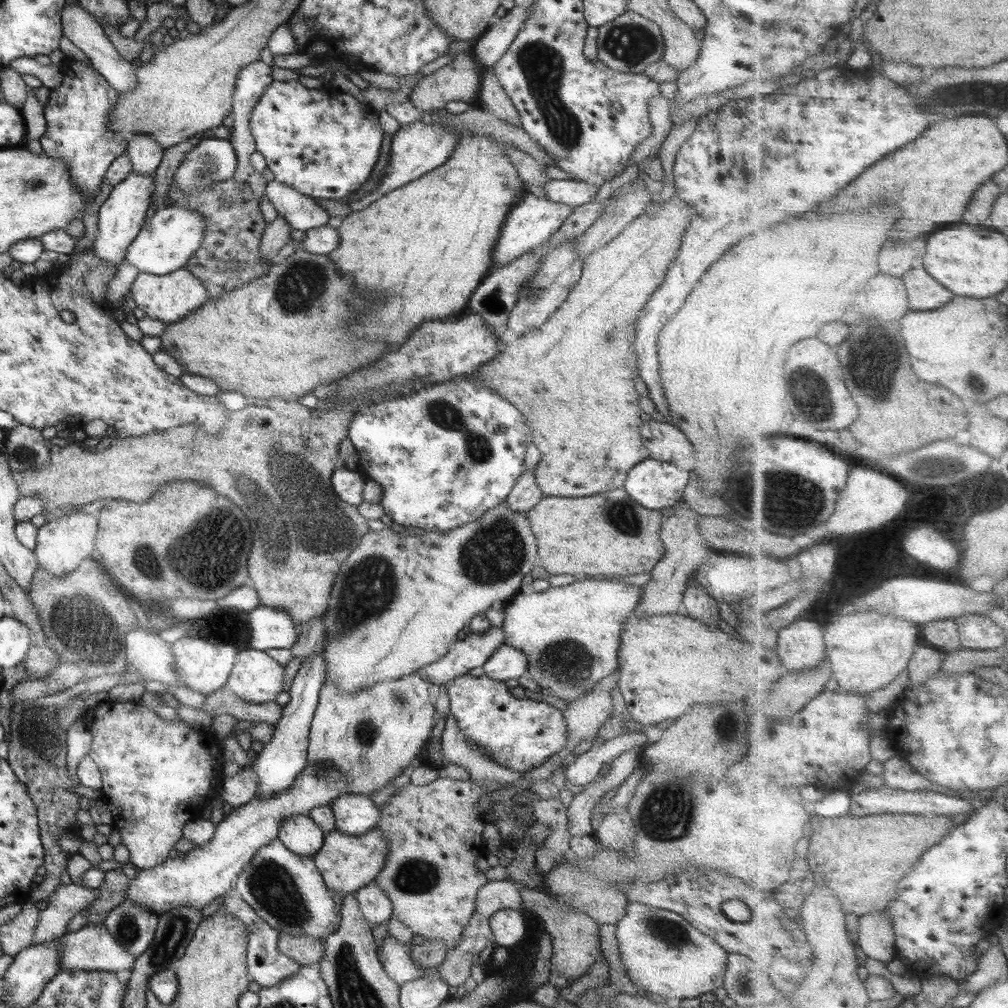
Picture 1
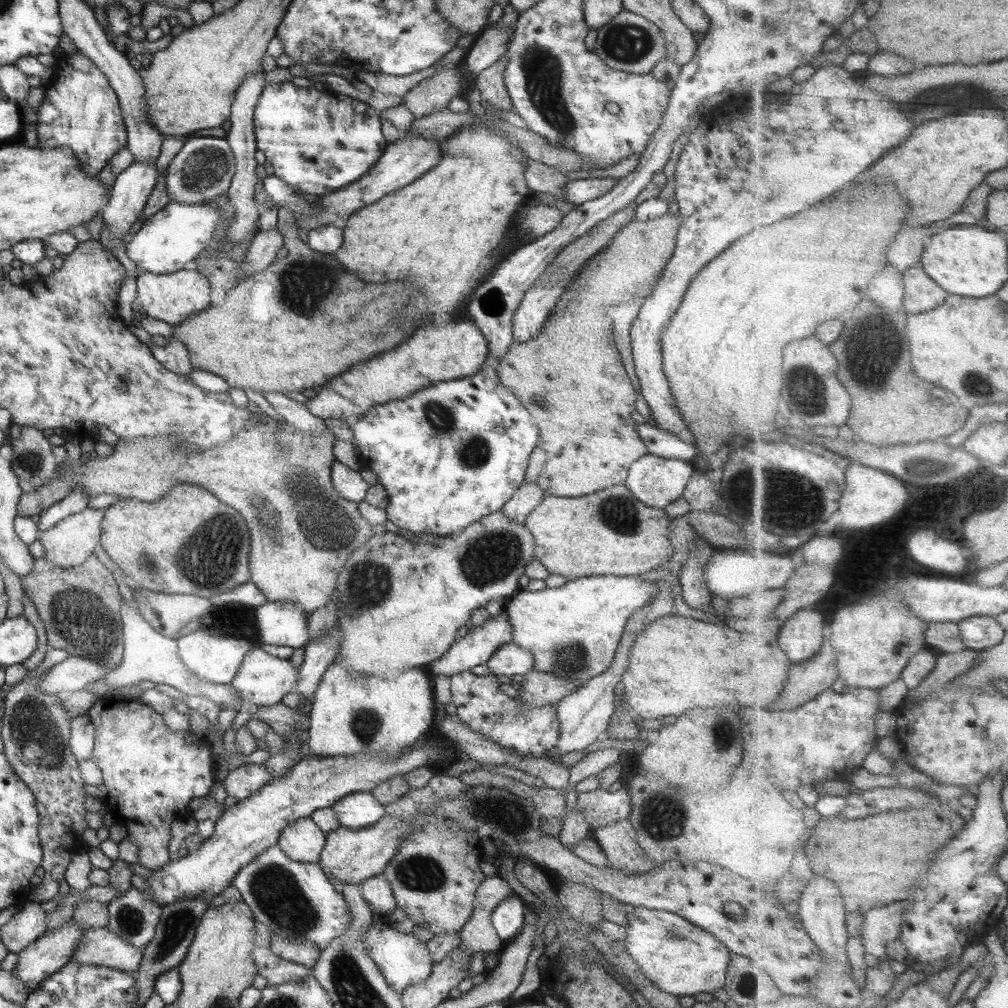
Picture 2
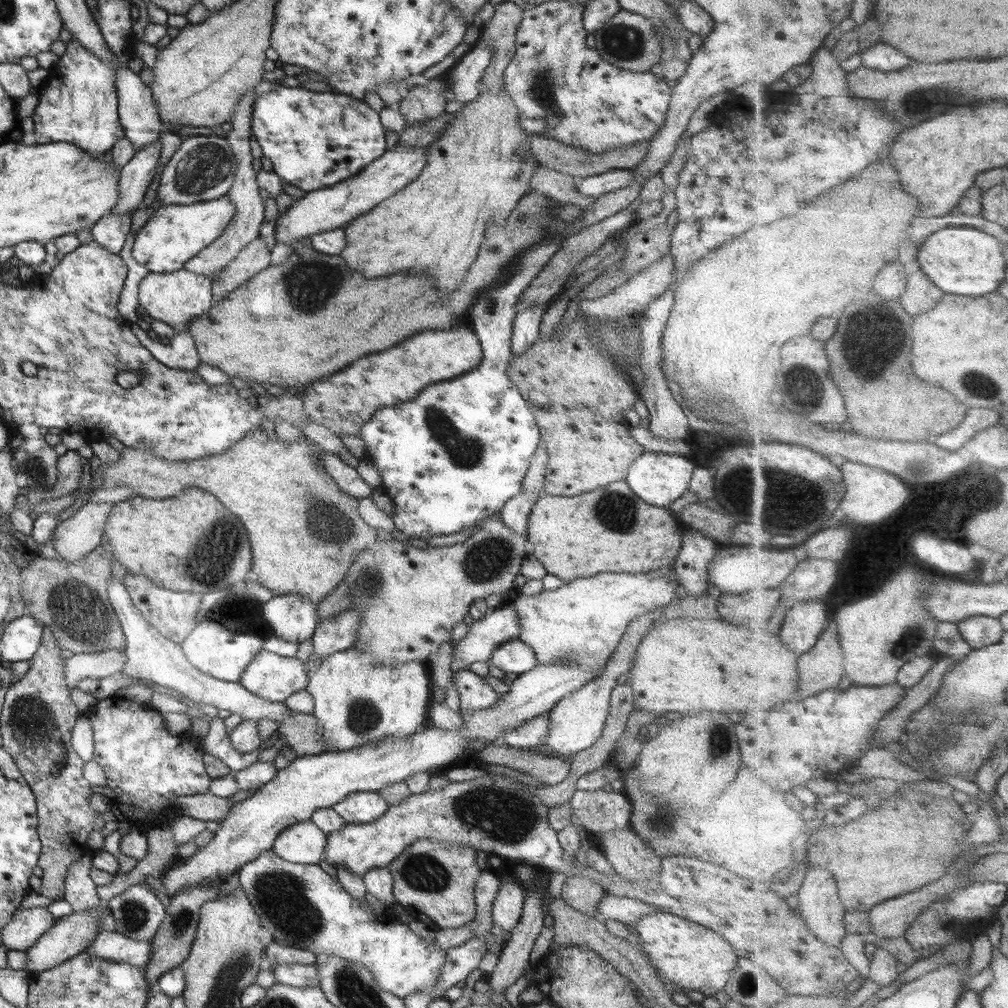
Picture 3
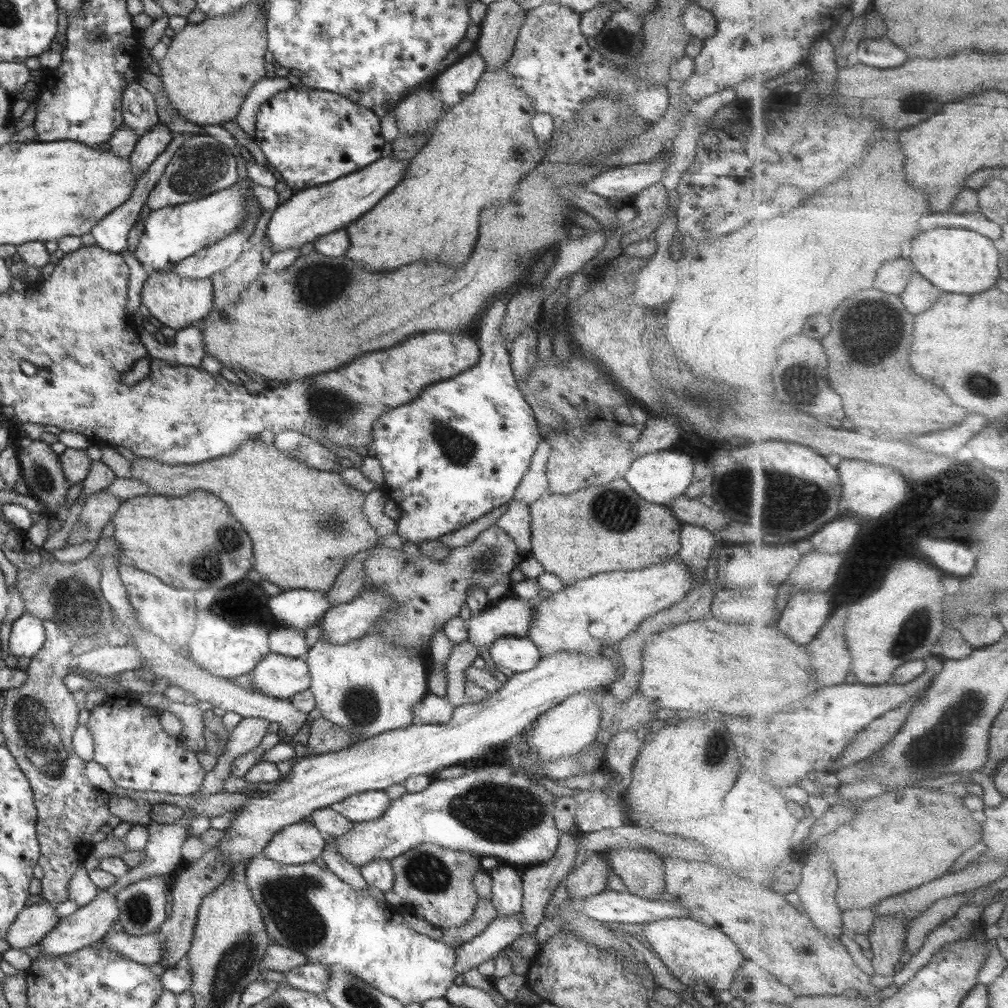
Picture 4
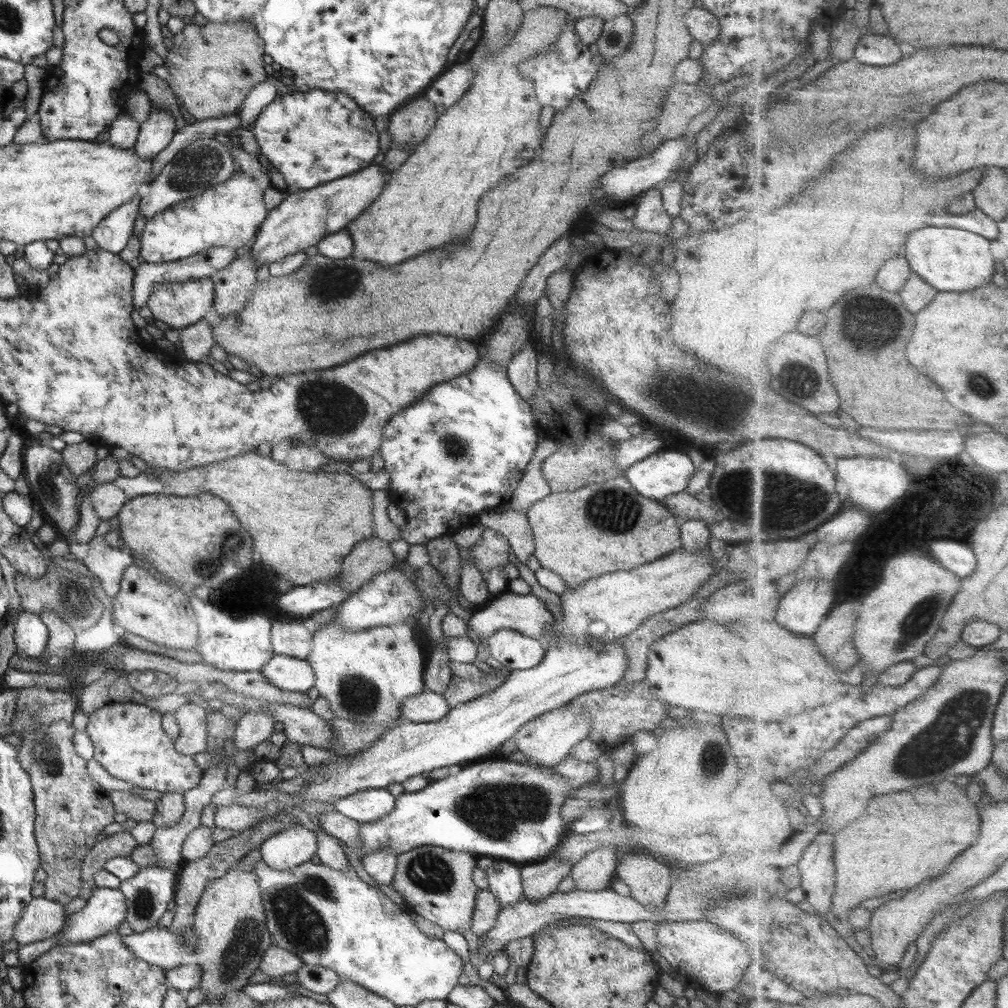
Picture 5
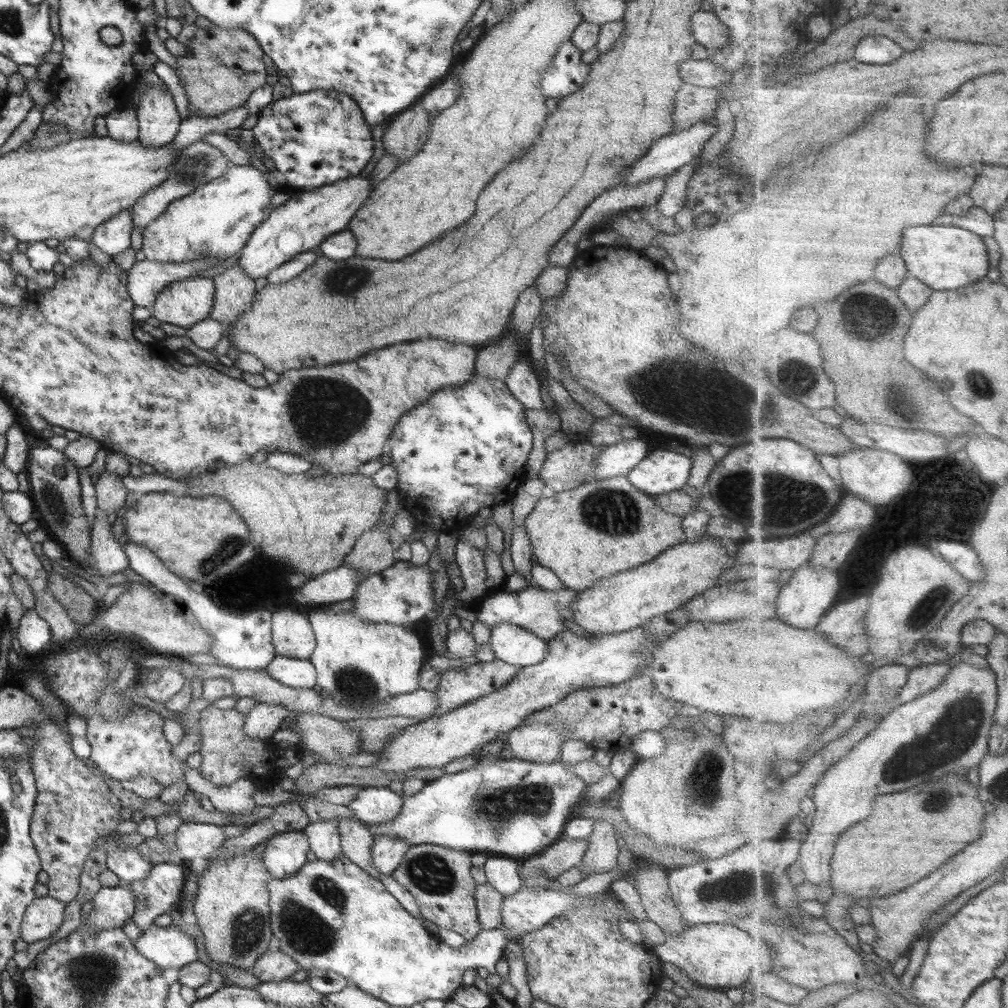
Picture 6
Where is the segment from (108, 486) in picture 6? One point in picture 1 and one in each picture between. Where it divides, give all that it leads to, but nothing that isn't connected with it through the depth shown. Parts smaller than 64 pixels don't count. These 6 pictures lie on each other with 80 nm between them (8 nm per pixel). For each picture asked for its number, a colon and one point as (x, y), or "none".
1: (62, 544)
2: (69, 543)
3: (74, 538)
4: (100, 507)
5: (107, 499)

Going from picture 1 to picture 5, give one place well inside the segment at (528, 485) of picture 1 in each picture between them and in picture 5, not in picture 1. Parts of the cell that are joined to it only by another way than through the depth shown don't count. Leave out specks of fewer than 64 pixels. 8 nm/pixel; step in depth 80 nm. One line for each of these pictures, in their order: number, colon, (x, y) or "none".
2: (524, 501)
3: (515, 514)
4: (516, 522)
5: (514, 525)

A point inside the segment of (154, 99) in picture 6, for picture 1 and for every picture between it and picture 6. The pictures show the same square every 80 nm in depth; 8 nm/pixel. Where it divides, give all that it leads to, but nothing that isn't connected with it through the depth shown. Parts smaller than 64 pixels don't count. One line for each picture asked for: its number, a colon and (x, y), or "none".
1: (121, 217)
2: (131, 189)
3: (135, 176)
4: (149, 146)
5: (155, 133)

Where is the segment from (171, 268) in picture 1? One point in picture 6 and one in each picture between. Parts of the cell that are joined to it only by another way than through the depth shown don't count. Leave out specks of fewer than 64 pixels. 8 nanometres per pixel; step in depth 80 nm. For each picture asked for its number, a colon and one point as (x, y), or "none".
2: (170, 240)
3: (174, 234)
4: (171, 234)
5: (229, 213)
6: (215, 221)

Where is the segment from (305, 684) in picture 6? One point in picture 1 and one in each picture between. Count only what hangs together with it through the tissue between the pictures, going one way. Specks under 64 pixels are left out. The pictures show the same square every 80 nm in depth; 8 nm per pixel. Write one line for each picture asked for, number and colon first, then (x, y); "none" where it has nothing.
1: (256, 678)
2: (262, 679)
3: (270, 676)
4: (281, 677)
5: (290, 674)

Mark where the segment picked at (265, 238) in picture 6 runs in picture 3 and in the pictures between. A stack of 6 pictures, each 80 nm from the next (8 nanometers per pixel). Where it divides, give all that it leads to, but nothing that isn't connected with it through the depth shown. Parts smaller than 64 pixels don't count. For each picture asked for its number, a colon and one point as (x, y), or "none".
3: (318, 211)
4: (311, 213)
5: (302, 219)

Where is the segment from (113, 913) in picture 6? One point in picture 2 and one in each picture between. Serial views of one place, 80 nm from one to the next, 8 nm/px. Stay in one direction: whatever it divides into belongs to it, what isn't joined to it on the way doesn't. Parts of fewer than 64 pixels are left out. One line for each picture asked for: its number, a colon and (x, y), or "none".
2: (53, 950)
3: (71, 935)
4: (89, 925)
5: (105, 910)

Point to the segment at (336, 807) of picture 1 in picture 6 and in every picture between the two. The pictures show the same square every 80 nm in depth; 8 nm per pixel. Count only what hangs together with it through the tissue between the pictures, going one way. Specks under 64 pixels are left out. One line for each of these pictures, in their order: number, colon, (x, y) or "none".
2: (357, 810)
3: (357, 808)
4: (367, 806)
5: (370, 805)
6: (376, 805)

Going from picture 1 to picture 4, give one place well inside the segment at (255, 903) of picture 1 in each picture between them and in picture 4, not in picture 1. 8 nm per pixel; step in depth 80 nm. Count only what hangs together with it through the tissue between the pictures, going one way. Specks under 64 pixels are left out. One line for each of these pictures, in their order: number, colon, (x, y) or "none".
2: (296, 900)
3: (304, 907)
4: (306, 908)

